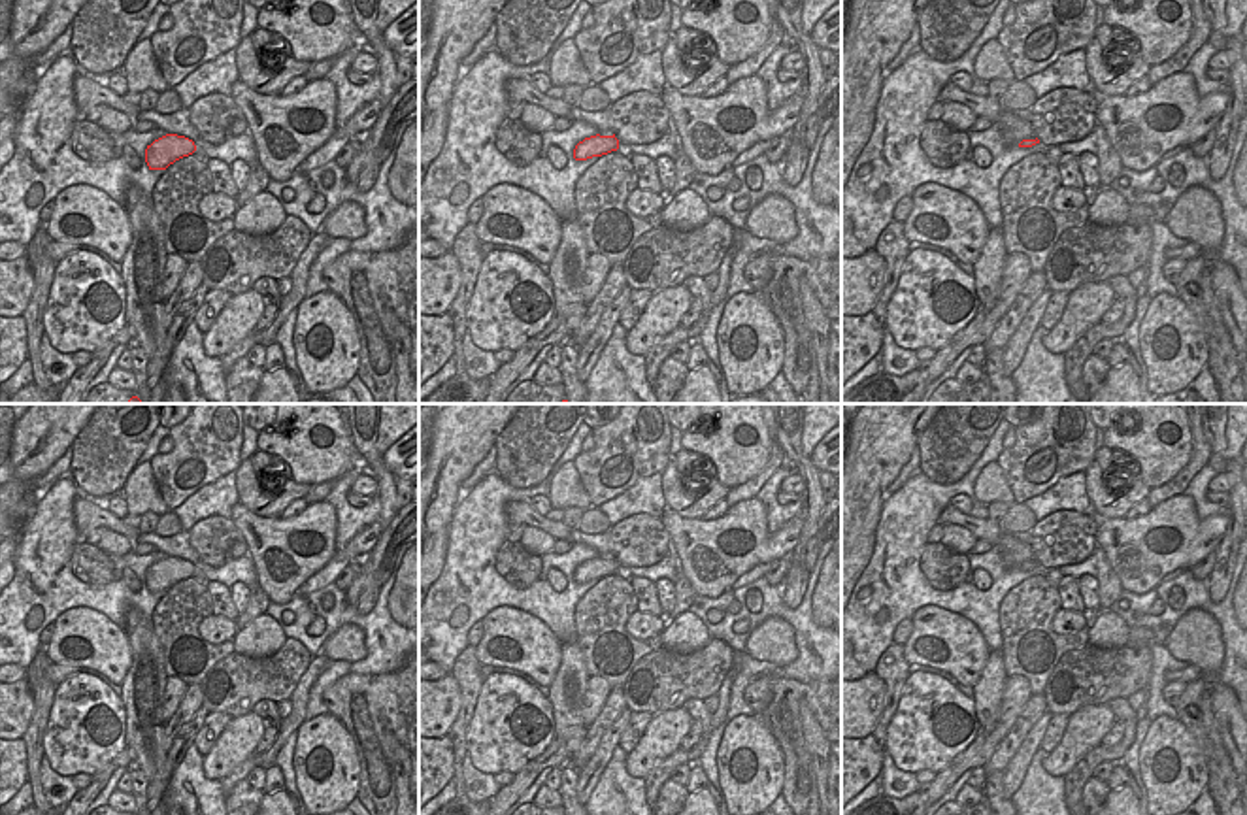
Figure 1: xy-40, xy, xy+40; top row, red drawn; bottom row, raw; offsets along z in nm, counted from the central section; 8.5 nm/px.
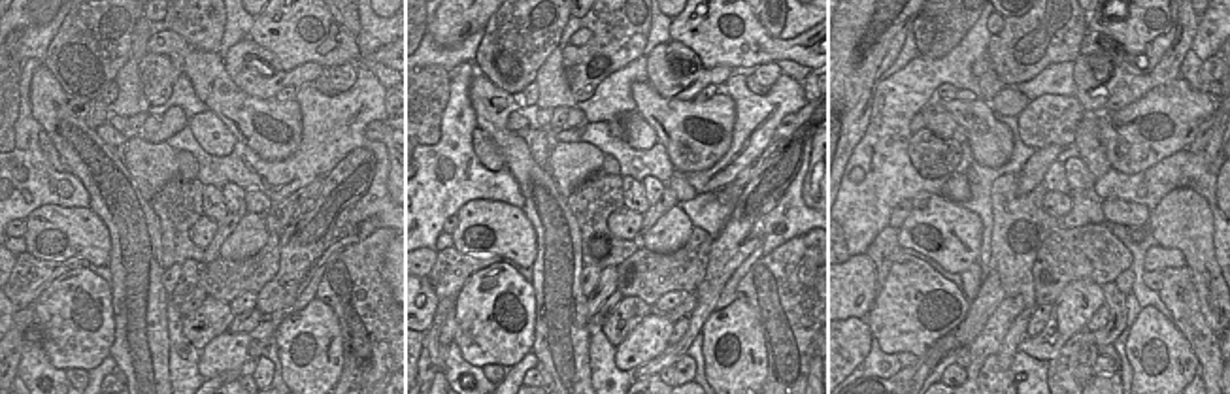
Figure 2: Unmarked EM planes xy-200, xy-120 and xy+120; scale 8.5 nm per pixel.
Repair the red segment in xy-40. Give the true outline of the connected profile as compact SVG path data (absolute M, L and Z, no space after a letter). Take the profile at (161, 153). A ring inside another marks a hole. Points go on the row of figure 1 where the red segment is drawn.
M166 134L155 140L145 149L145 162L149 170L166 170L175 160L189 157L196 151L192 140L177 134Z

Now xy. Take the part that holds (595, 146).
M590 136L590 138L585 138L583 141L579 141L574 149L574 158L575 160L587 160L587 158L592 158L592 157L602 157L602 155L607 155L611 151L617 151L619 149L619 140L613 136Z

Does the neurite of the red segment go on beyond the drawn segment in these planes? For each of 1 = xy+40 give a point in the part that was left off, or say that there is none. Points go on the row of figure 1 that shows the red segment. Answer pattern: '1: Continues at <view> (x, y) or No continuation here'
1: No continuation here

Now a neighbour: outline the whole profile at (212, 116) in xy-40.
M211 92L189 108L189 121L208 143L221 145L232 134L230 126L243 117L232 96Z

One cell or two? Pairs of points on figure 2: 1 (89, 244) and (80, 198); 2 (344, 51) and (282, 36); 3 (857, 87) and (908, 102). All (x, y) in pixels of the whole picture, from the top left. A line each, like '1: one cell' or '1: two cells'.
1: two cells
2: one cell
3: two cells

